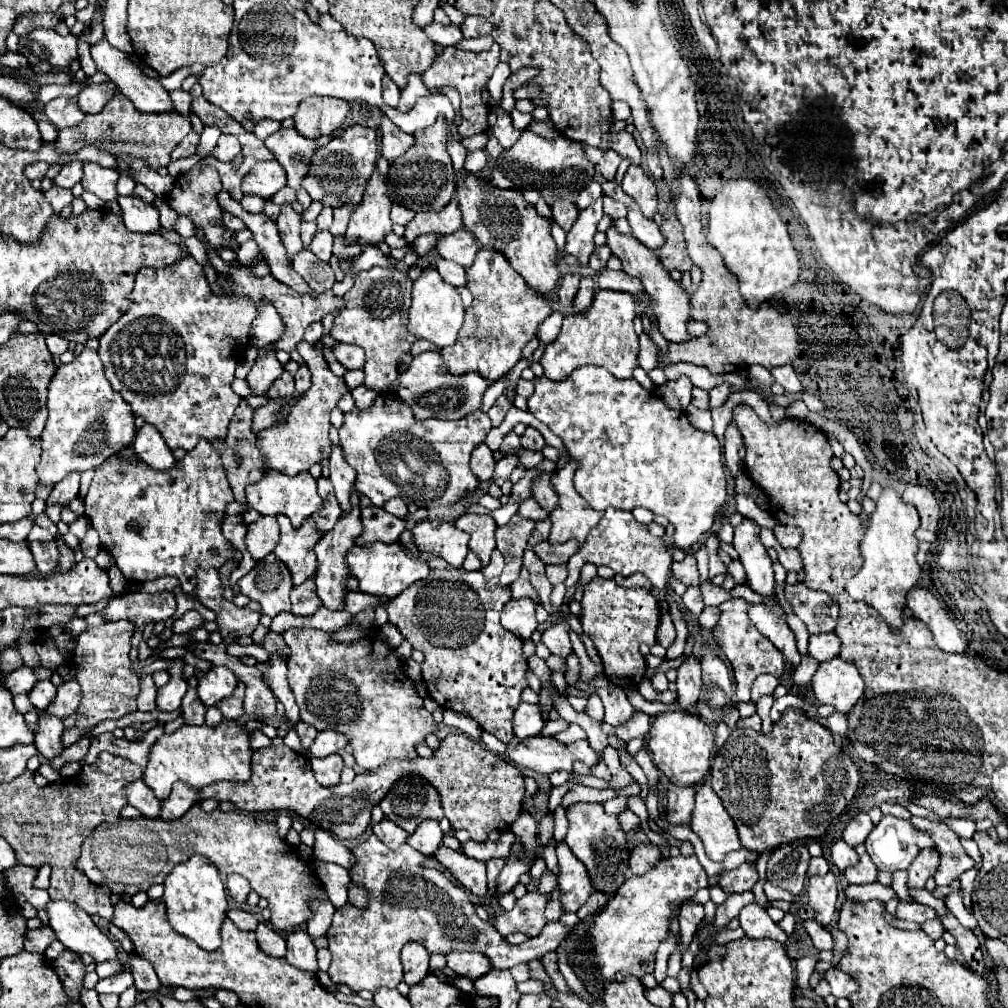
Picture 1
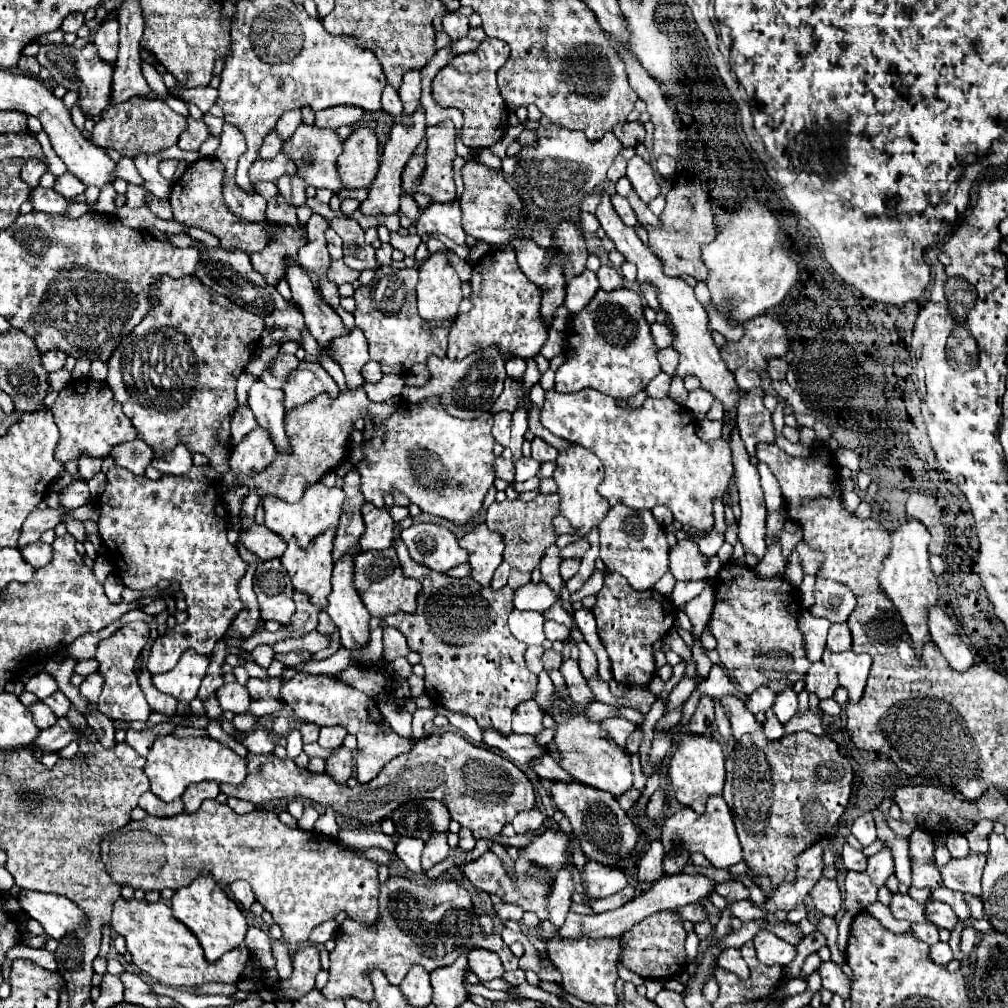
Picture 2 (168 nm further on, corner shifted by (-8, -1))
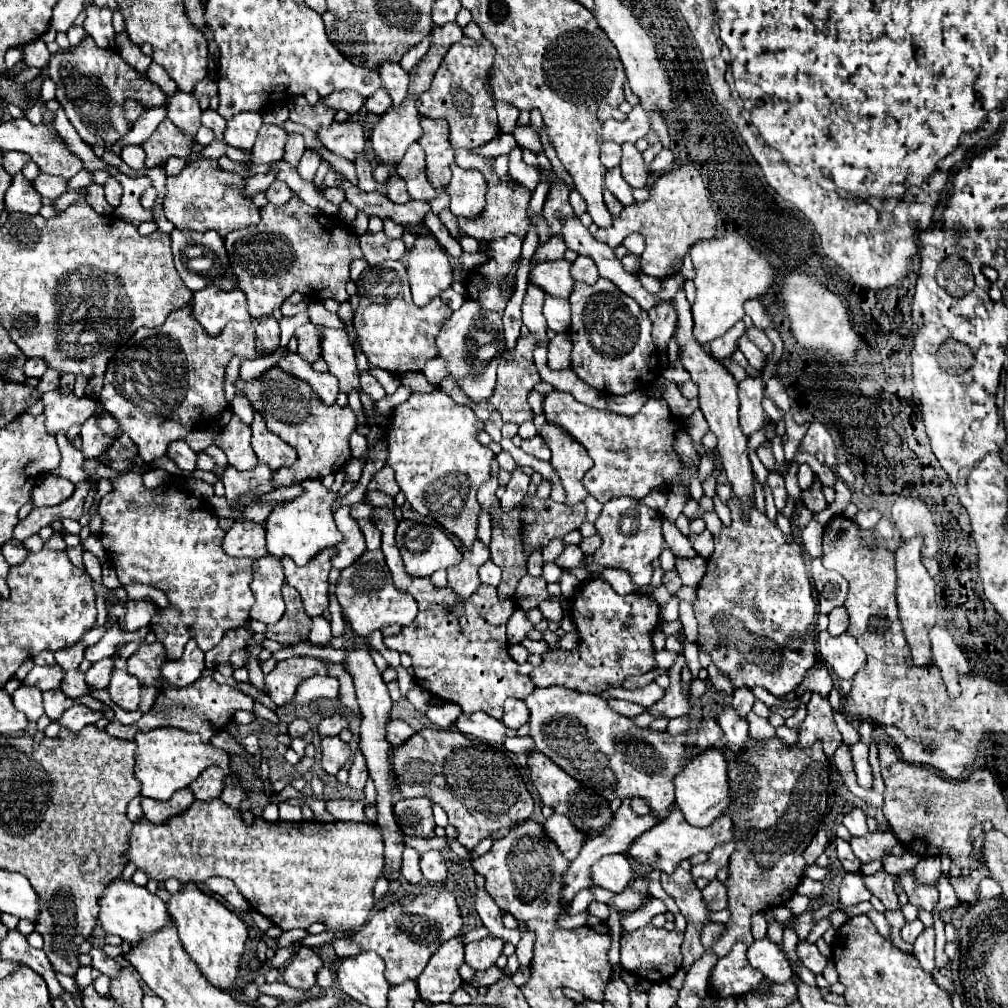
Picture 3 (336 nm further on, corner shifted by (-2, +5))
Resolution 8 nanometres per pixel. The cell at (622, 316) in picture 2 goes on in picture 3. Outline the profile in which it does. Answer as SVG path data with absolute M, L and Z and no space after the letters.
M596 280L594 284L576 282L570 294L572 304L572 324L570 324L570 340L574 344L572 348L572 370L592 388L604 394L628 394L634 390L646 392L660 376L660 358L656 352L656 346L652 342L652 322L648 314L626 294L622 294L610 280Z

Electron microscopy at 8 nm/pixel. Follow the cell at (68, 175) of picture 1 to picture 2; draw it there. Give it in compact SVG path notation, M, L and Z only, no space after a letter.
M66 172L66 174L62 174L62 176L56 178L54 190L60 192L62 196L66 196L66 198L74 198L78 194L84 194L86 186L80 180L76 180L76 176L72 176L70 172Z

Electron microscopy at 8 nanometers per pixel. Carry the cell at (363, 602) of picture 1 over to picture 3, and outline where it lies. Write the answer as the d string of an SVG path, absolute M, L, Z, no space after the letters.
M386 506L374 508L372 520L376 520L376 526L382 532L382 552L392 578L412 580L412 598L418 602L418 616L414 622L404 626L398 636L384 638L384 646L396 652L406 652L412 658L418 684L440 700L458 704L466 714L486 712L500 720L506 698L526 698L534 690L532 680L518 674L518 664L508 656L506 620L514 612L514 602L510 598L500 600L496 588L484 584L468 602L460 602L450 588L434 588L430 578L410 578L404 572L400 550L394 542L398 526L394 512Z

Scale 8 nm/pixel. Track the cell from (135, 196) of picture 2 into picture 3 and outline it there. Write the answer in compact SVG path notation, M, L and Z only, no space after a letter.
M108 178L104 184L104 192L106 192L106 200L110 206L120 206L120 198L122 198L122 186L116 178Z

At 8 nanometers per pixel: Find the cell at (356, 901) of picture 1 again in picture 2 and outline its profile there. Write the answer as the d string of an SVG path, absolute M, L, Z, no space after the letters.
M204 800L194 814L178 814L172 818L146 816L140 822L132 820L126 826L108 832L100 840L100 858L108 866L108 874L116 884L144 892L160 892L164 888L178 890L204 872L212 872L214 880L222 886L234 880L246 880L250 882L256 900L282 928L282 938L292 950L304 944L318 924L332 920L338 912L346 912L350 918L360 922L374 922L378 918L380 882L376 862L348 852L338 840L326 838L314 830L306 832L300 828L290 828L280 822L278 814L260 808L248 814L236 814L228 804Z

